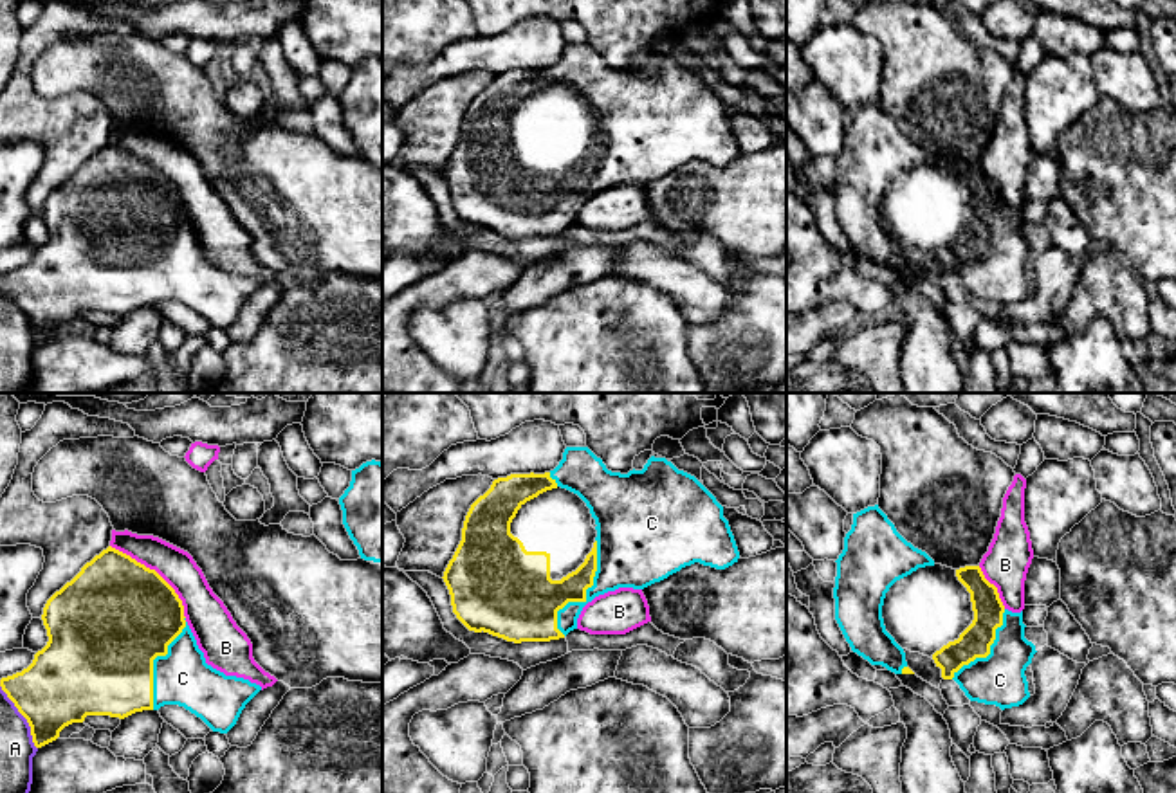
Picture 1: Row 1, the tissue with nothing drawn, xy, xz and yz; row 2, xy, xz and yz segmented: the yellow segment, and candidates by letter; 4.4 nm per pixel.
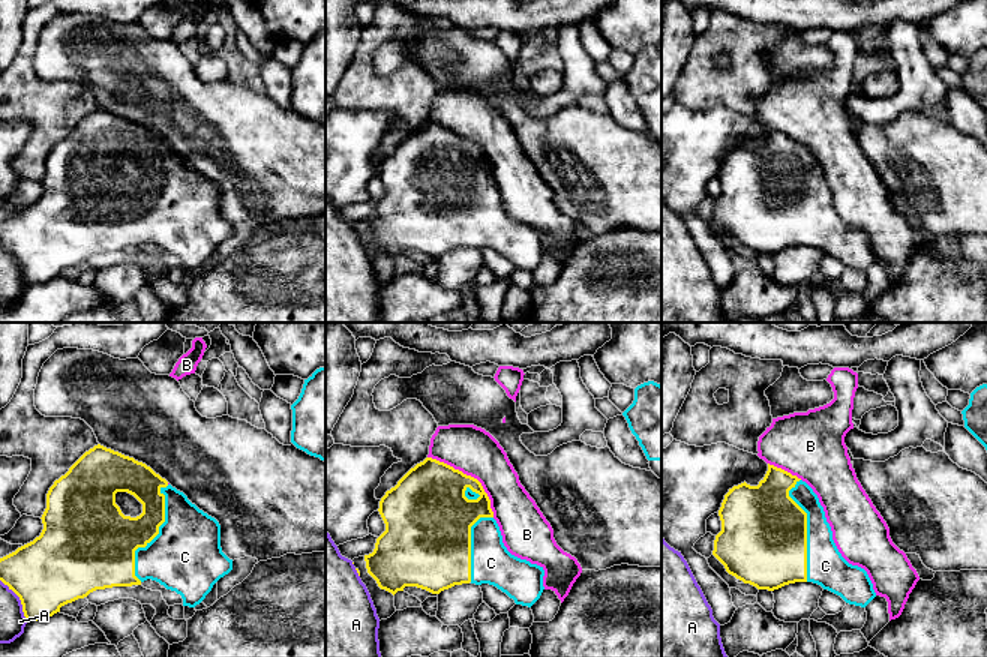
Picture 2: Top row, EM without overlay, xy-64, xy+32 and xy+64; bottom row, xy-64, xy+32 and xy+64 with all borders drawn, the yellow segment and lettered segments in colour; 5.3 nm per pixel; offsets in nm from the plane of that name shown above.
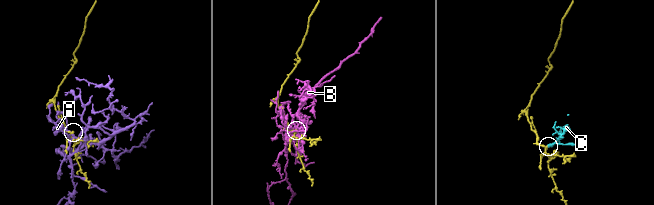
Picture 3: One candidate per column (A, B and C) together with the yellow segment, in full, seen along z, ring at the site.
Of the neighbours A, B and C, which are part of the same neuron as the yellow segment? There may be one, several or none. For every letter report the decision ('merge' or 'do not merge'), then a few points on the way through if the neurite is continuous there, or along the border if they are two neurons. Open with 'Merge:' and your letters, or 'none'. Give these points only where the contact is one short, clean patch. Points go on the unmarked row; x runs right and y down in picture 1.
Merge: C
A: do not merge
B: do not merge
C: merge

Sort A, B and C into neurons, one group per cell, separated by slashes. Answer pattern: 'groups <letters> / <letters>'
groups A / B / C

